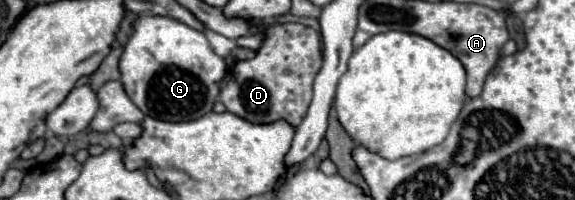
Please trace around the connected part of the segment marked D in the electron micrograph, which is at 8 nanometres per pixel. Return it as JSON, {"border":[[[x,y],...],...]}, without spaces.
{"border":[[[283,23],[275,25],[269,31],[265,31],[267,39],[263,41],[257,57],[239,61],[233,69],[231,81],[221,89],[219,101],[225,105],[225,109],[249,123],[257,125],[269,125],[275,121],[285,119],[291,127],[297,127],[301,119],[307,113],[307,107],[311,103],[311,89],[313,89],[313,79],[317,71],[321,69],[321,37],[315,29],[301,25],[301,23]]]}

